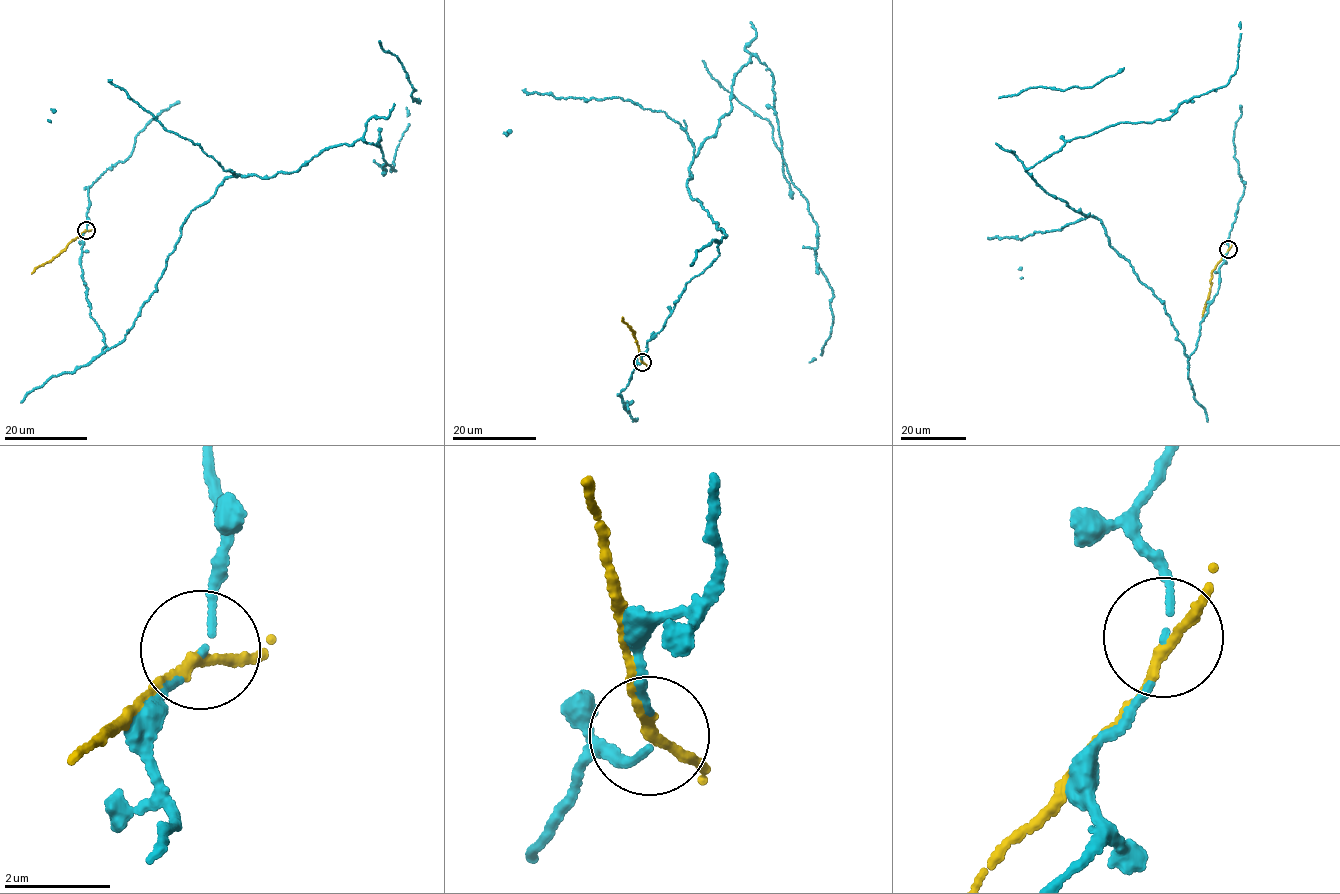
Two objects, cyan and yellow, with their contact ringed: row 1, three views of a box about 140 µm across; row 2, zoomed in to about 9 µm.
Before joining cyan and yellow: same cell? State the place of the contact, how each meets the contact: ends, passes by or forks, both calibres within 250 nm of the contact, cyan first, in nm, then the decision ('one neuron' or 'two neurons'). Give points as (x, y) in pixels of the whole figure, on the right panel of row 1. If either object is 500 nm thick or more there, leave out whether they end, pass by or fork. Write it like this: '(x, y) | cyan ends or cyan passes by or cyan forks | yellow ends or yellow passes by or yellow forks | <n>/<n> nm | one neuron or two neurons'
(1228, 249) | cyan passes by | yellow passes by | 80/180 nm | two neurons

